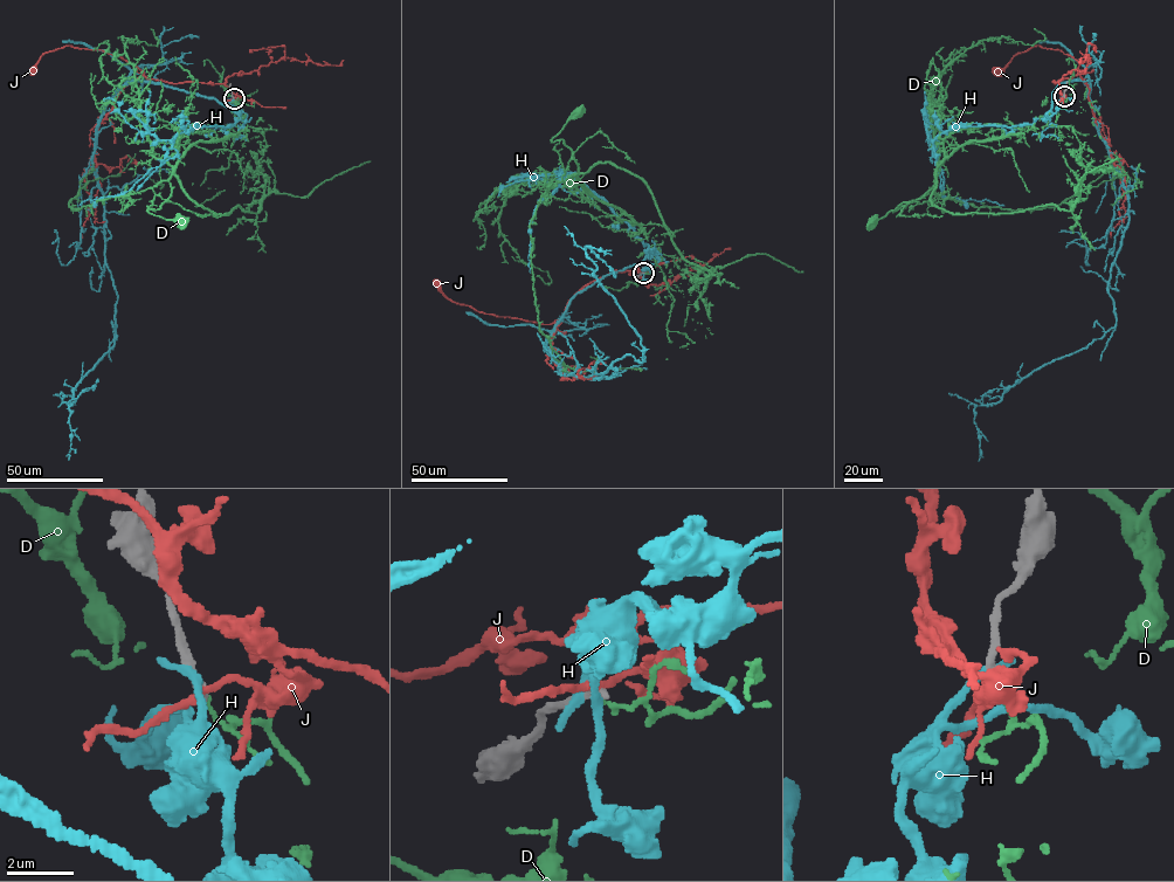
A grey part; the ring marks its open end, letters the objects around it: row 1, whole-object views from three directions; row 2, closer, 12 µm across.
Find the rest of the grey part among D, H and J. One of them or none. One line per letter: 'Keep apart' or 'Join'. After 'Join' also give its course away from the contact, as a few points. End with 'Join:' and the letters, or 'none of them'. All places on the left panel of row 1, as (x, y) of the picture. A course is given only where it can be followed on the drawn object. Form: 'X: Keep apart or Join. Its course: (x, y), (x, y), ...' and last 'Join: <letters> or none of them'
D: Keep apart
H: Keep apart
J: Keep apart
Join: none of them

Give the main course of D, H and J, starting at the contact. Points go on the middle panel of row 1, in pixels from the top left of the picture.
D: (643, 273), (655, 268), (660, 245), (589, 194), (574, 174), (573, 152), (552, 140), (578, 112)
H: (642, 273), (656, 255), (571, 300), (546, 348), (574, 376), (644, 362), (586, 247), (615, 277)
J: (643, 273), (615, 271), (589, 282), (568, 301), (561, 318), (544, 324), (480, 312), (447, 298), (437, 283)

